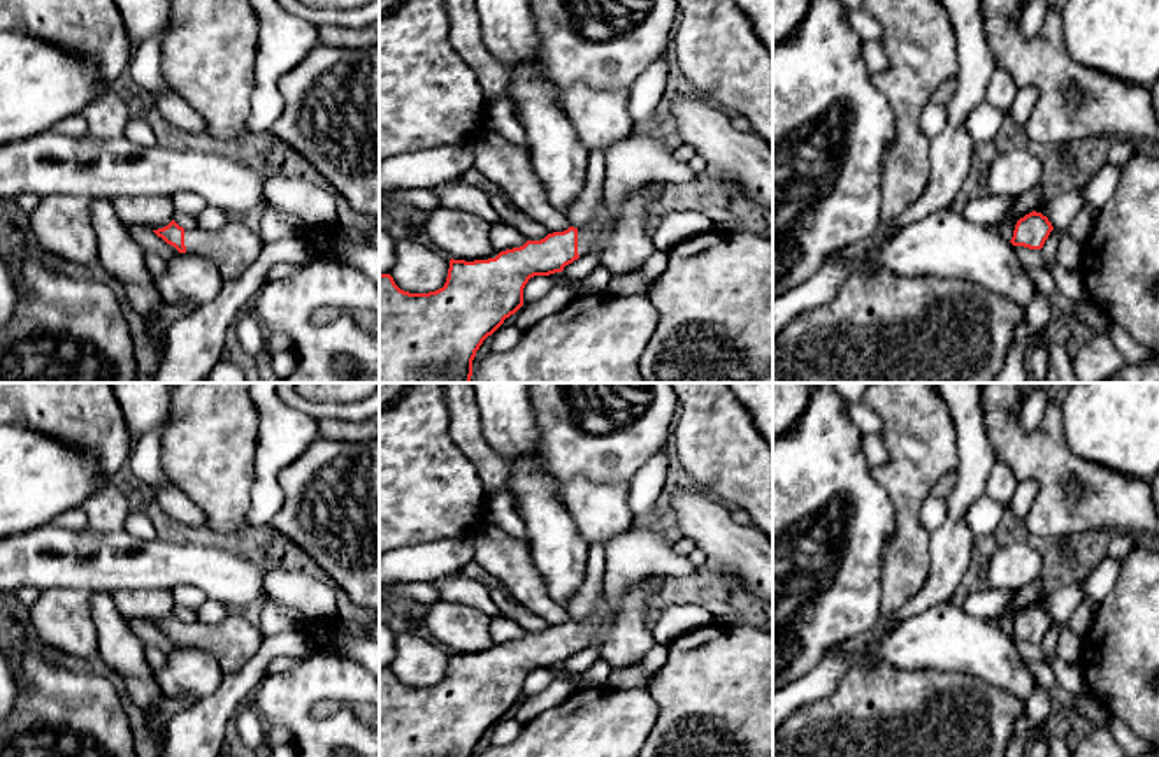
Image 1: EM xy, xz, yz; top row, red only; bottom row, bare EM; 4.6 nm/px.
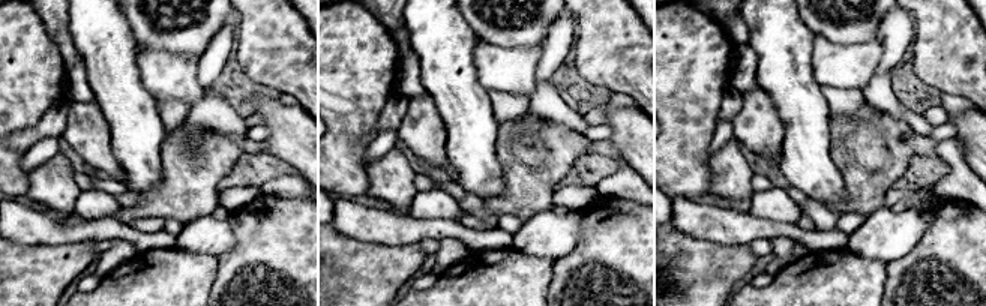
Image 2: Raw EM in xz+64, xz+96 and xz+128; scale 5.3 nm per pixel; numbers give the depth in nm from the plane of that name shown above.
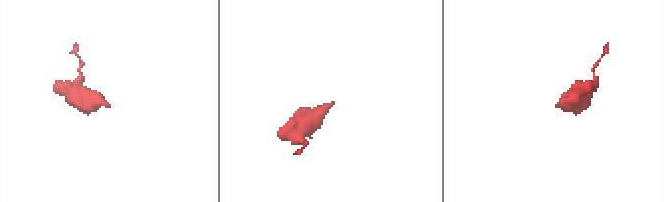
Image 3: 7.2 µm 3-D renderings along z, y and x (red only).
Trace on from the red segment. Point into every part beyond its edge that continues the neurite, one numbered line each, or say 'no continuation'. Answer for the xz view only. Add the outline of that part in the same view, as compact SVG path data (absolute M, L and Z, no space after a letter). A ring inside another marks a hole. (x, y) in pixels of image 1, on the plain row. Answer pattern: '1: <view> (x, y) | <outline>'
1: xz (622, 634) | M646 578L630 587L618 608L611 608L601 590L595 613L578 624L578 648L597 646L601 659L613 669L643 662L655 646L648 624L648 599L660 587L662 578Z

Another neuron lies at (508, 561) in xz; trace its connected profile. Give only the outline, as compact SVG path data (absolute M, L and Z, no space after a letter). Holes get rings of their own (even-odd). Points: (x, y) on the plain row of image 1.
M481 522L474 530L472 560L490 573L518 606L543 618L550 627L571 620L567 609L550 597L529 544L513 539L492 523Z

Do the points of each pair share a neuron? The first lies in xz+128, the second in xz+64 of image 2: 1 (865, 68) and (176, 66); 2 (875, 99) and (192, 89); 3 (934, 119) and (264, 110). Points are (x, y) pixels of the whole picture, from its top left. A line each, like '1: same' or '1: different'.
1: same
2: different
3: different

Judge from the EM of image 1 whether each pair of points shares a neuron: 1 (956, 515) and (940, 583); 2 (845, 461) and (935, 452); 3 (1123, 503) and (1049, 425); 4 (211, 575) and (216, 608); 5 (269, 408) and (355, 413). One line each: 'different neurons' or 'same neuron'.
1: same neuron
2: different neurons
3: same neuron
4: different neurons
5: different neurons

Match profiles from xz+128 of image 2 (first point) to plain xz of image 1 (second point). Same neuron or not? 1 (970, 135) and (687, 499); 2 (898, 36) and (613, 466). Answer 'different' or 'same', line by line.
1: same
2: different

